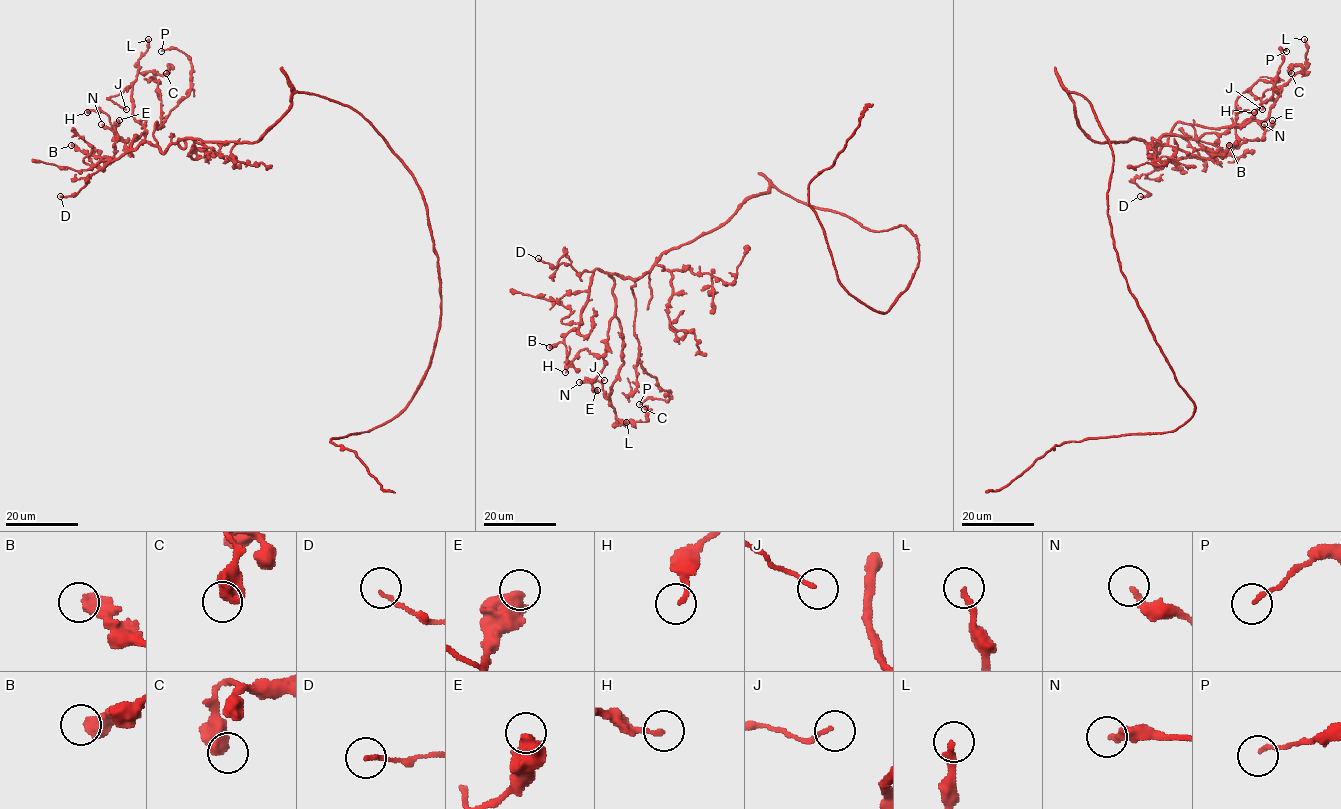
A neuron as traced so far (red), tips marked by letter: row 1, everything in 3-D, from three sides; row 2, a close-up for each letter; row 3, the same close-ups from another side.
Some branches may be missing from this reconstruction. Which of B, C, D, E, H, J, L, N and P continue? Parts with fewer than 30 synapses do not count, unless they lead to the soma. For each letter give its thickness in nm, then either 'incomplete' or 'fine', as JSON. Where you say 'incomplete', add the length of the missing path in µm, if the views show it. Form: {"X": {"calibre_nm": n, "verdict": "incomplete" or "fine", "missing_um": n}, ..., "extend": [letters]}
{"B": {"calibre_nm": 550, "verdict": "fine"}, "C": {"calibre_nm": 600, "verdict": "fine"}, "D": {"calibre_nm": 120, "verdict": "fine"}, "E": {"calibre_nm": 700, "verdict": "fine"}, "H": {"calibre_nm": 170, "verdict": "fine"}, "J": {"calibre_nm": 120, "verdict": "fine"}, "L": {"calibre_nm": 280, "verdict": "fine"}, "N": {"calibre_nm": 240, "verdict": "fine"}, "P": {"calibre_nm": 140, "verdict": "fine"}, "extend": []}

